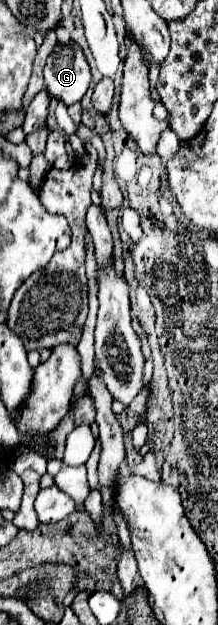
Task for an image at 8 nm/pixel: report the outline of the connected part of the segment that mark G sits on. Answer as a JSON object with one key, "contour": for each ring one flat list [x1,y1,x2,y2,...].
{"contour":[[75,42,57,44,45,64,47,92,69,106,85,96,89,84,91,72,81,48]]}

